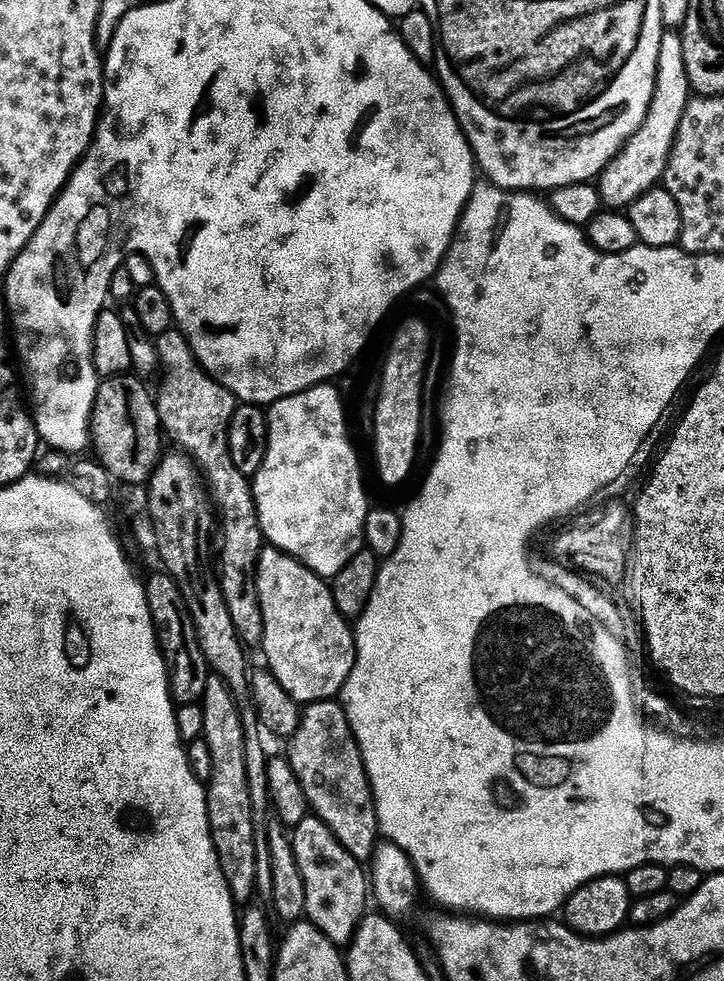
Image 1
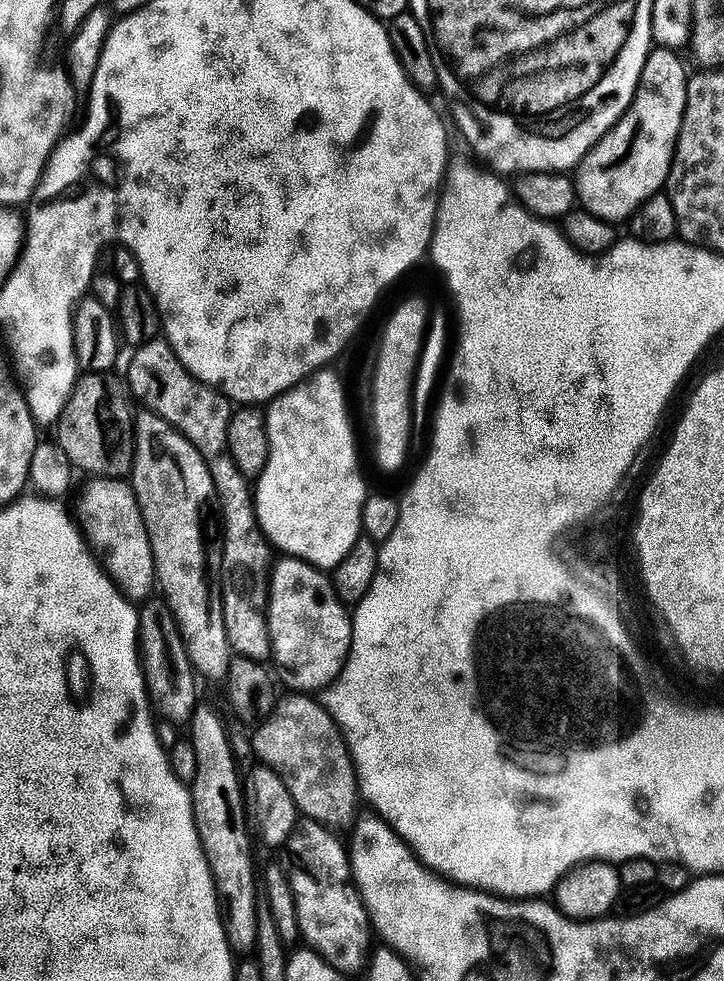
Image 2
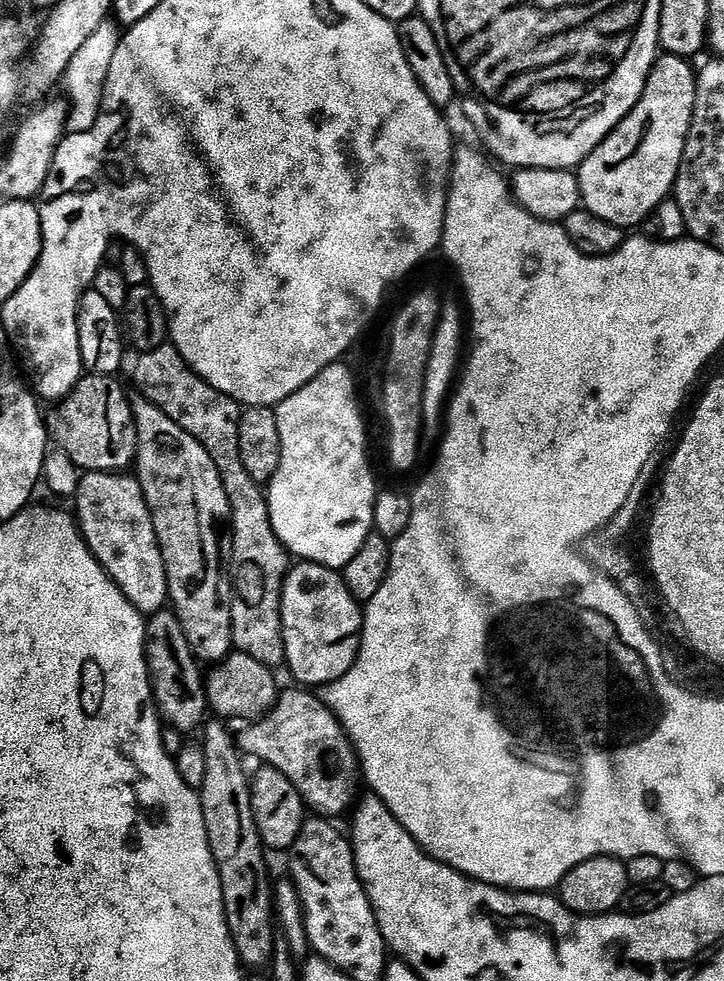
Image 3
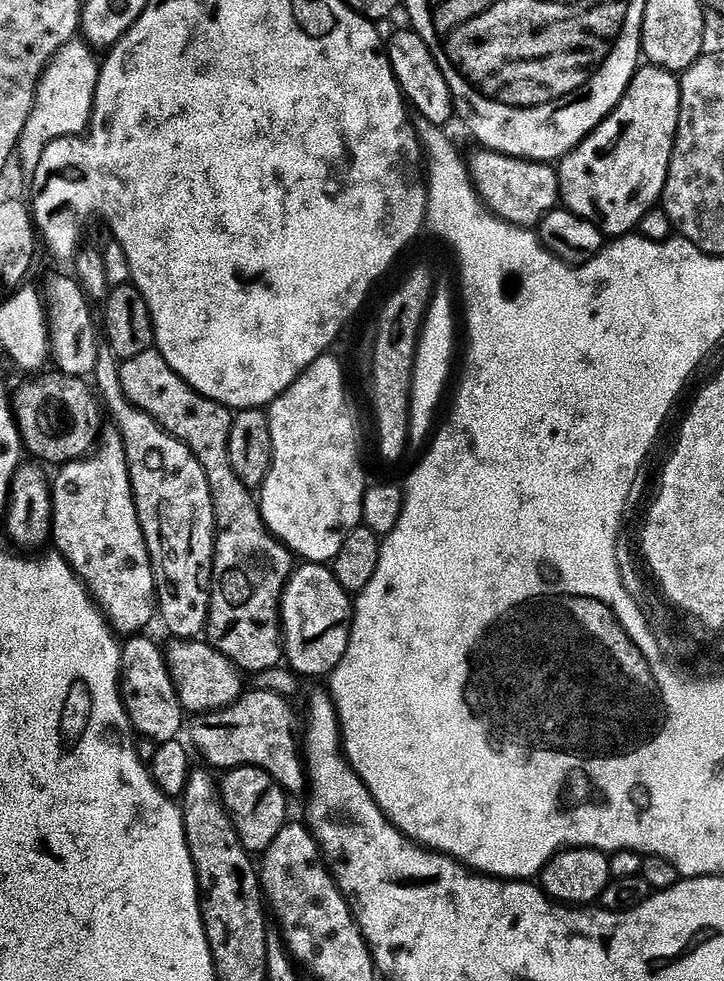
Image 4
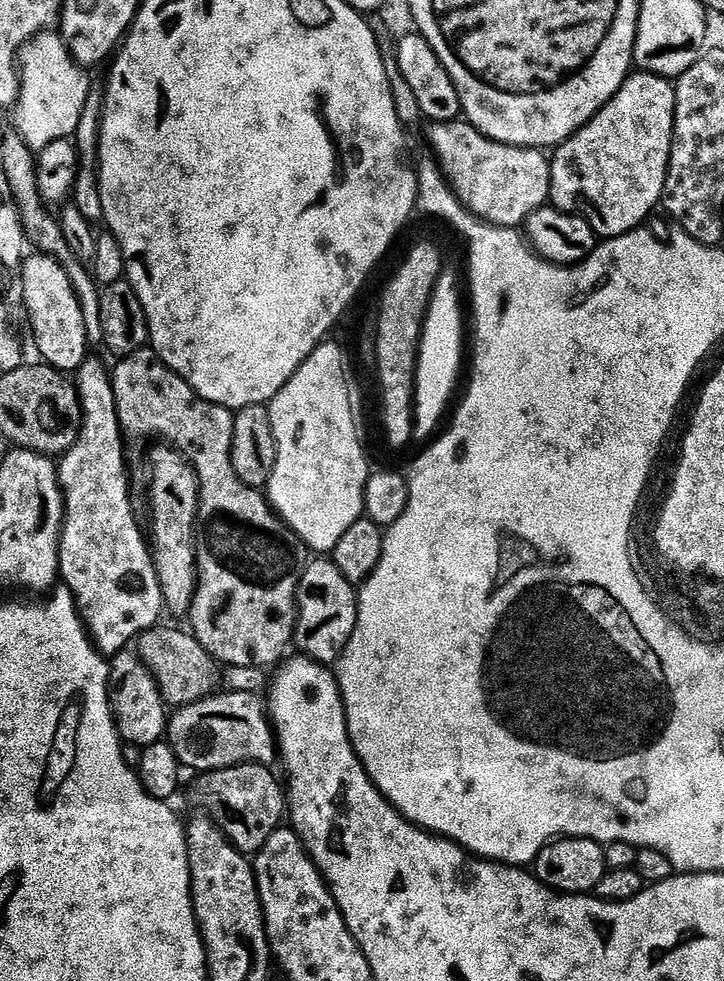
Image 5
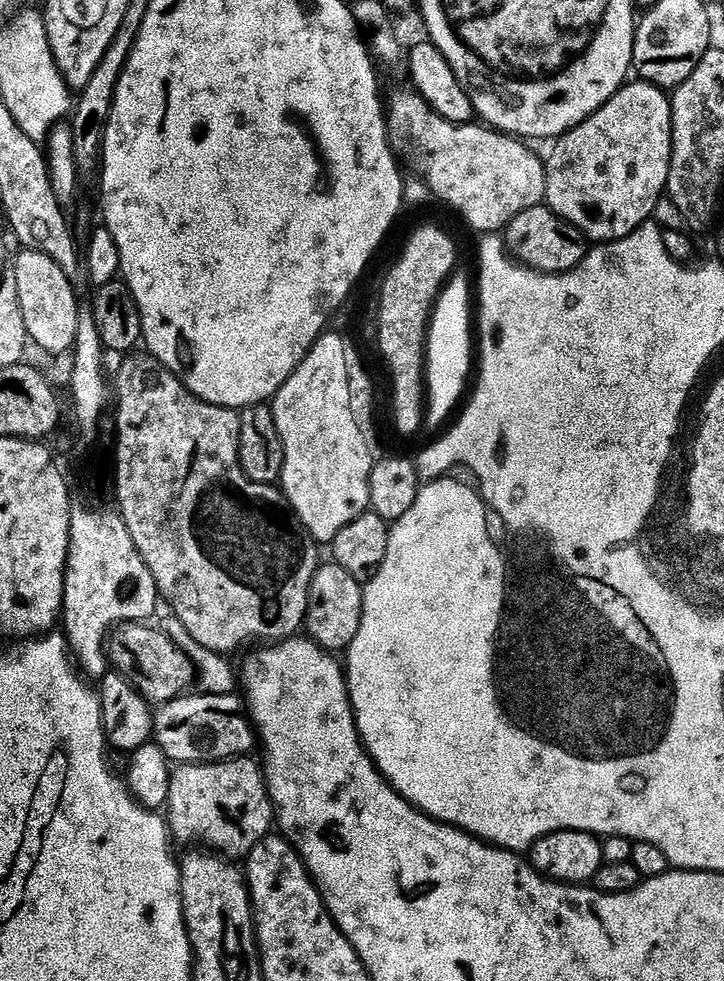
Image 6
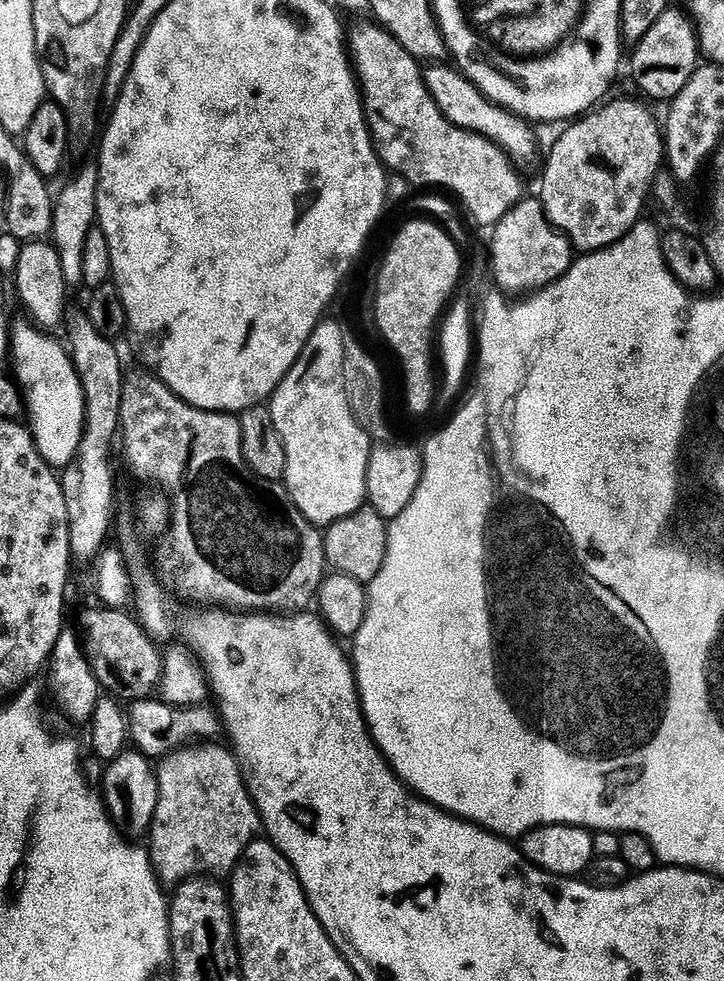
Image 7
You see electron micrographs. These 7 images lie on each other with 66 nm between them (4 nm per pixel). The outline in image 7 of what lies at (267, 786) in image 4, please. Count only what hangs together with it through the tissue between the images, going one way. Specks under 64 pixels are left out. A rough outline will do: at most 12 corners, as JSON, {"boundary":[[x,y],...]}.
{"boundary":[[227,747],[159,761],[165,885],[231,873],[261,835]]}

